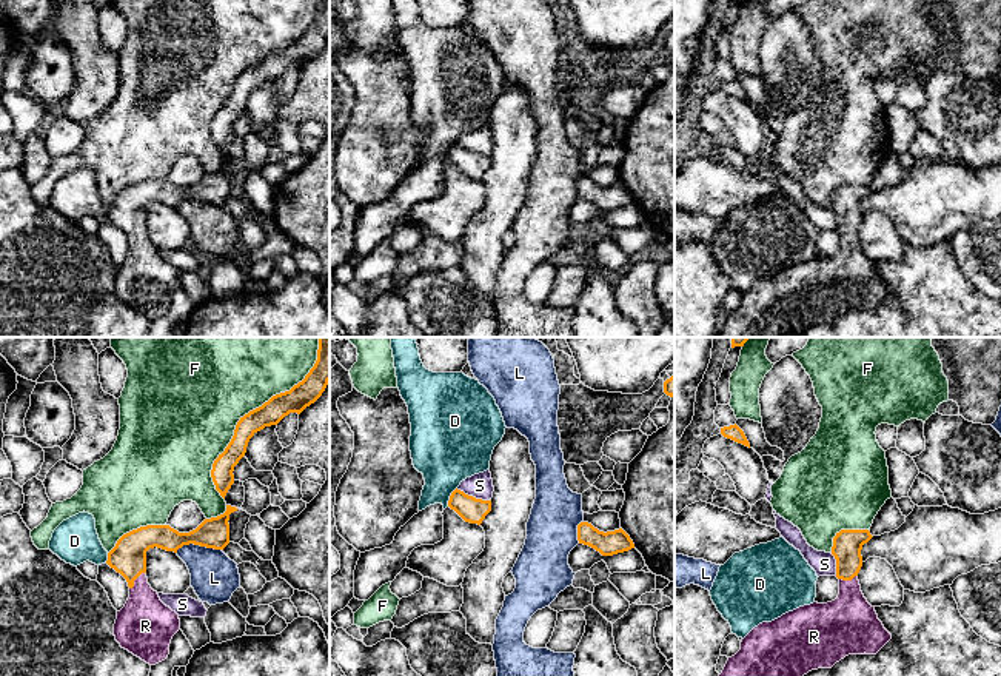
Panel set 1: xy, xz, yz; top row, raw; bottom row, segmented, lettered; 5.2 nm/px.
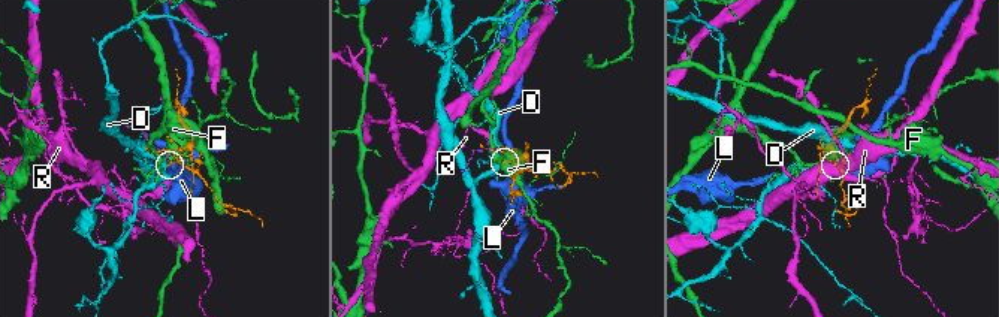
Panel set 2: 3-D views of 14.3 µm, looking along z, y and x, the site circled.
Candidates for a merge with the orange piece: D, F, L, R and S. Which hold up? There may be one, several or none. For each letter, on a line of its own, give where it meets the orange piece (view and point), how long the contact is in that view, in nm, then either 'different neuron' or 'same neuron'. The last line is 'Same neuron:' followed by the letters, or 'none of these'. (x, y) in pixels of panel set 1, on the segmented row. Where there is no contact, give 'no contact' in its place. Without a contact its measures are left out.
D: meets orange in xz at (450, 496); contact 120 nm long; different neuron
F: meets orange in xy at (253, 410); contact 1000 nm long; different neuron
L: meets orange in xy at (197, 544); contact 240 nm long; different neuron
R: meets orange in xy at (136, 578); contact 130 nm long; same neuron
S: meets orange in xz at (472, 496); contact 200 nm long; different neuron
Same neuron: R

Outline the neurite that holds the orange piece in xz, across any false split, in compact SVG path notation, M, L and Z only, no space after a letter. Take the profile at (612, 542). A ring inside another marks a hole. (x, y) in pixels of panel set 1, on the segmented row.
M588 522L578 525L578 540L594 548L602 556L613 556L634 548L633 540L622 528L604 533Z

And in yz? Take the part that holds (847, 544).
M841 530L833 537L839 594L827 604L813 602L755 627L741 642L741 650L728 658L719 676L804 676L812 670L832 668L849 654L876 654L892 634L878 619L861 591L858 573L861 550L873 536L869 530Z

